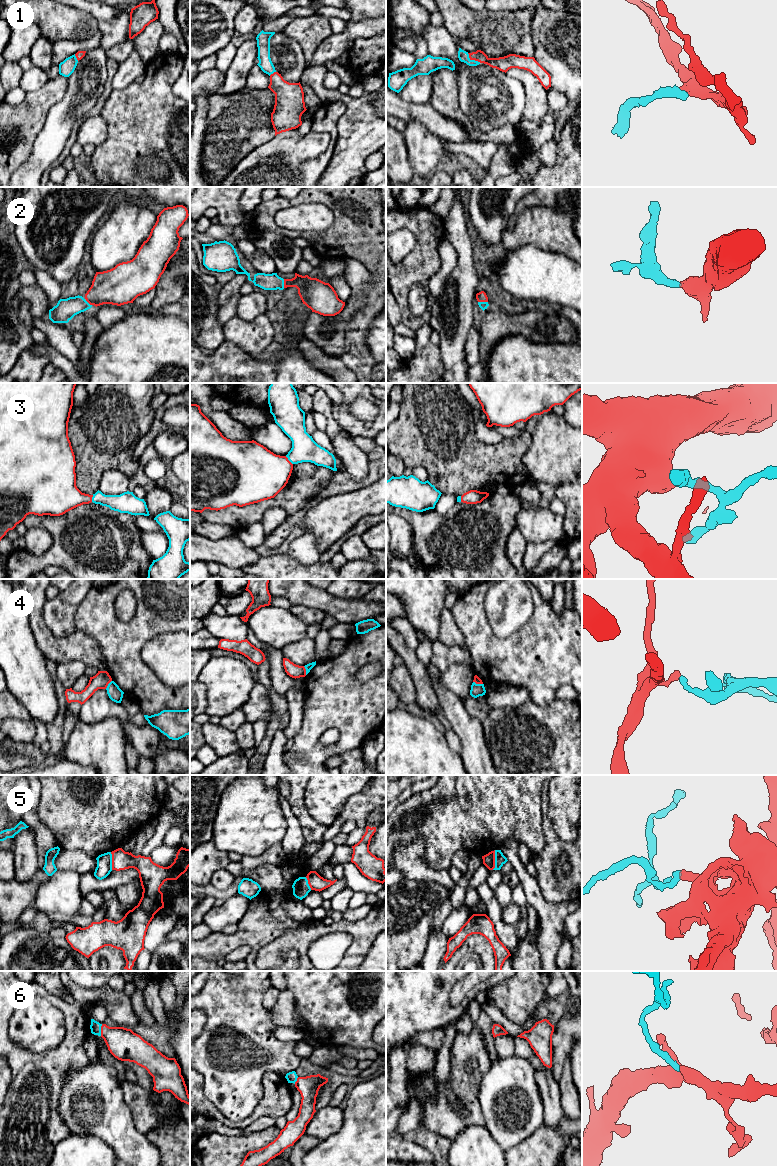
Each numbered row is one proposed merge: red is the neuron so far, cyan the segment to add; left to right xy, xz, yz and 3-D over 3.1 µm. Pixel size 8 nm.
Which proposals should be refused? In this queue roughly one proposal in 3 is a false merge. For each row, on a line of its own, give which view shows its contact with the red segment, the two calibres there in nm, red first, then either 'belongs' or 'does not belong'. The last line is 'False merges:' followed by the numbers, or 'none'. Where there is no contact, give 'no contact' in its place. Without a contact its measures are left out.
1: contact in yz; calibres 120 and 90 nm; belongs
2: contact in yz; calibres 80 and 60 nm; belongs
3: contact in xz; calibres 400 and 200 nm; belongs
4: contact in xz; calibres 110 and 60 nm; does not belong
5: contact in yz; calibres 100 and 90 nm; does not belong
6: contact in xy; calibres 260 and 90 nm; belongs
False merges: 4, 5

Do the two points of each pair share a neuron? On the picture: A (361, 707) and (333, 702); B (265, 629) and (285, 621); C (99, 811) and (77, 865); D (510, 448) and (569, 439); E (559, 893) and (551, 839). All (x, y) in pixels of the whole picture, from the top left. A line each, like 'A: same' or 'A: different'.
A: same
B: same
C: different
D: different
E: same

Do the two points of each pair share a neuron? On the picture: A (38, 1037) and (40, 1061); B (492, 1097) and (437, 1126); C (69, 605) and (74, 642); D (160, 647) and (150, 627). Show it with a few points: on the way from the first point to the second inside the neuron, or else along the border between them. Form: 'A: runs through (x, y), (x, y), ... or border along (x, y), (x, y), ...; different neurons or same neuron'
A: border along (61, 1044), (37, 1053), (17, 1046); different neurons
B: border along (478, 1103), (484, 1124); different neurons
C: border along (50, 629), (57, 637), (66, 637), (76, 630); different neurons
D: border along (178, 631), (159, 633), (144, 645), (140, 654); different neurons

